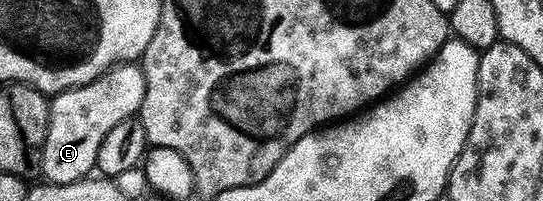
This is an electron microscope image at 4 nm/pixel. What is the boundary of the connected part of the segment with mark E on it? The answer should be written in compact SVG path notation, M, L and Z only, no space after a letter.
M119 64L88 84L53 95L49 99L48 136L42 149L41 177L50 184L72 184L87 177L97 167L104 136L108 136L116 124L141 111L145 87L141 65Z

